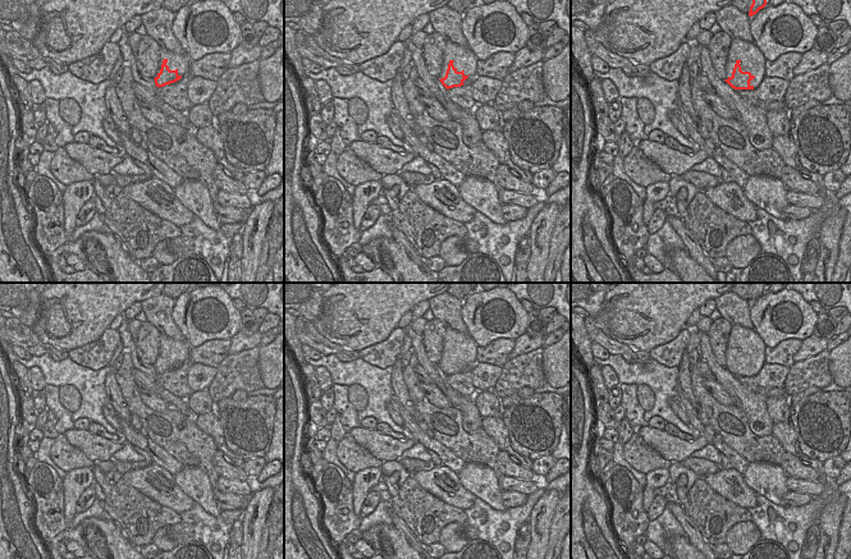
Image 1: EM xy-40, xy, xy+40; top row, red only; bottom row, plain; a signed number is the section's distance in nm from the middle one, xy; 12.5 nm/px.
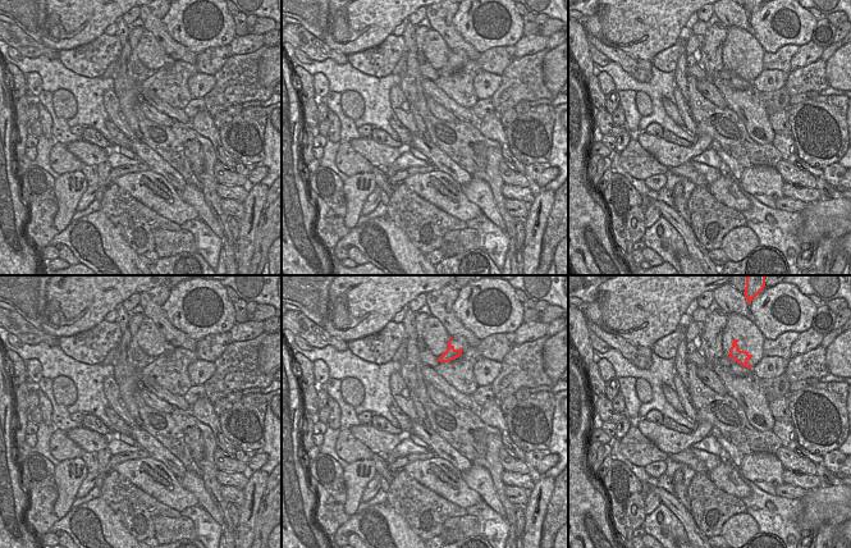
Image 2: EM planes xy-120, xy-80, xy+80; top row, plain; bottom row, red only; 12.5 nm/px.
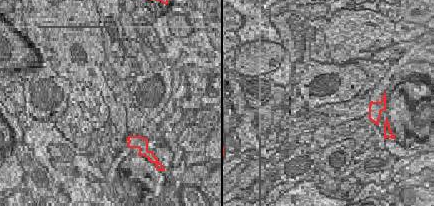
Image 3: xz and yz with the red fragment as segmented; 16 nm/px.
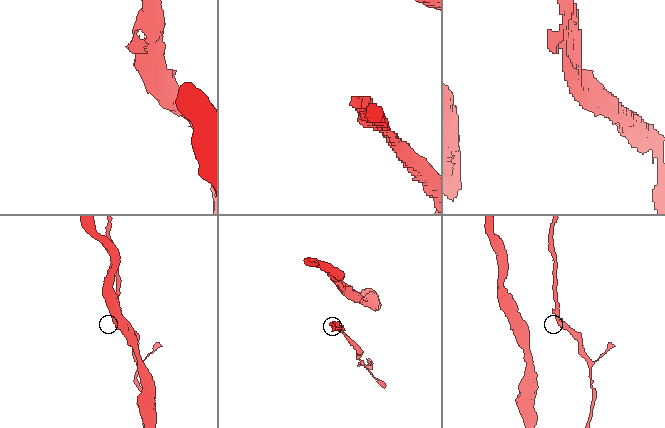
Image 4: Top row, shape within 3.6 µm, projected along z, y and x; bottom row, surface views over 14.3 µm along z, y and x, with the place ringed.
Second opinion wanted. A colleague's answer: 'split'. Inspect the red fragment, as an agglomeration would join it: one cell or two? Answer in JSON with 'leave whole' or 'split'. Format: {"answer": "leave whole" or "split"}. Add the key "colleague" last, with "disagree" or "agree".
{"answer": "split", "colleague": "agree"}

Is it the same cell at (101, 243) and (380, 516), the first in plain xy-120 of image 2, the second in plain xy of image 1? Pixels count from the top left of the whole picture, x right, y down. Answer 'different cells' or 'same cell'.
different cells

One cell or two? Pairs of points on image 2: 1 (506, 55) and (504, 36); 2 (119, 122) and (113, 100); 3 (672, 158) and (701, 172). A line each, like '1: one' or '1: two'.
1: two
2: one
3: two

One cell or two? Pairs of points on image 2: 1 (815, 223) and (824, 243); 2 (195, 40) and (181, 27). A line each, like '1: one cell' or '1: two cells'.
1: two cells
2: one cell

